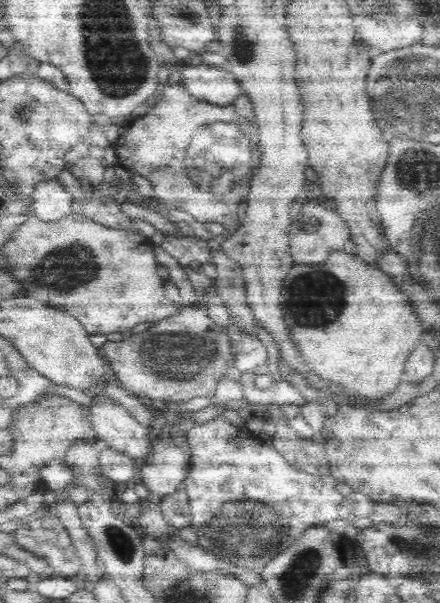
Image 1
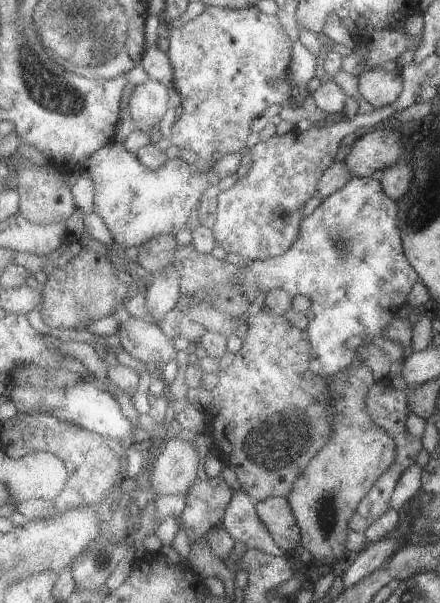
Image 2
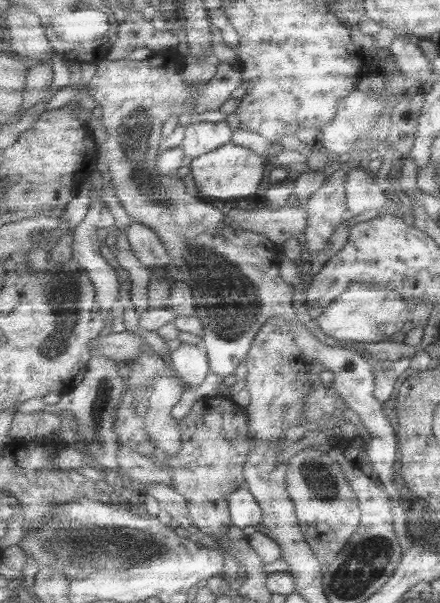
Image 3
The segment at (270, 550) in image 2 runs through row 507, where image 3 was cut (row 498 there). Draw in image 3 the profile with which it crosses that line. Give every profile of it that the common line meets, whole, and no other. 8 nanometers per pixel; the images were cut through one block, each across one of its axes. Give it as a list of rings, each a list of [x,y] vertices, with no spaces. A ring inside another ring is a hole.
[[[247,486],[239,488],[233,496],[229,496],[229,506],[231,506],[233,526],[239,526],[241,530],[247,526],[255,528],[265,518],[259,500],[253,496],[253,492]]]

